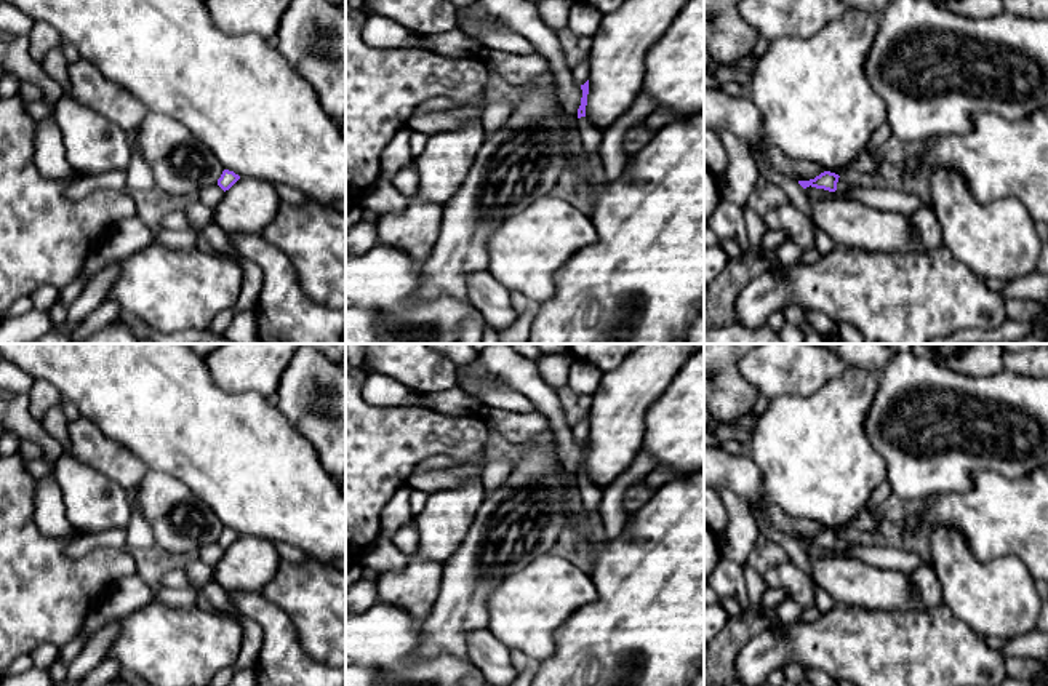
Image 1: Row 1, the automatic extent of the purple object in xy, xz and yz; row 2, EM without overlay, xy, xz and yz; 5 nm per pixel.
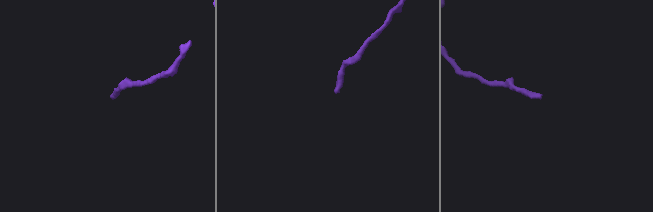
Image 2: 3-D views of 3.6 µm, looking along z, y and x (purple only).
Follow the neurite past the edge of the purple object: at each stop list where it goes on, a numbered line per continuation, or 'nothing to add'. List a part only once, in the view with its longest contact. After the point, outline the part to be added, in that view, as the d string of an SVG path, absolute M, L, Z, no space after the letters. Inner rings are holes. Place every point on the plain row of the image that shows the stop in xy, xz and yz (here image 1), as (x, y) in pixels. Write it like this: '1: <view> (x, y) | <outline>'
1: yz (844, 542) | M838 536L837 548L838 550L846 550L846 548L853 548L856 544L858 544L858 540L854 537Z

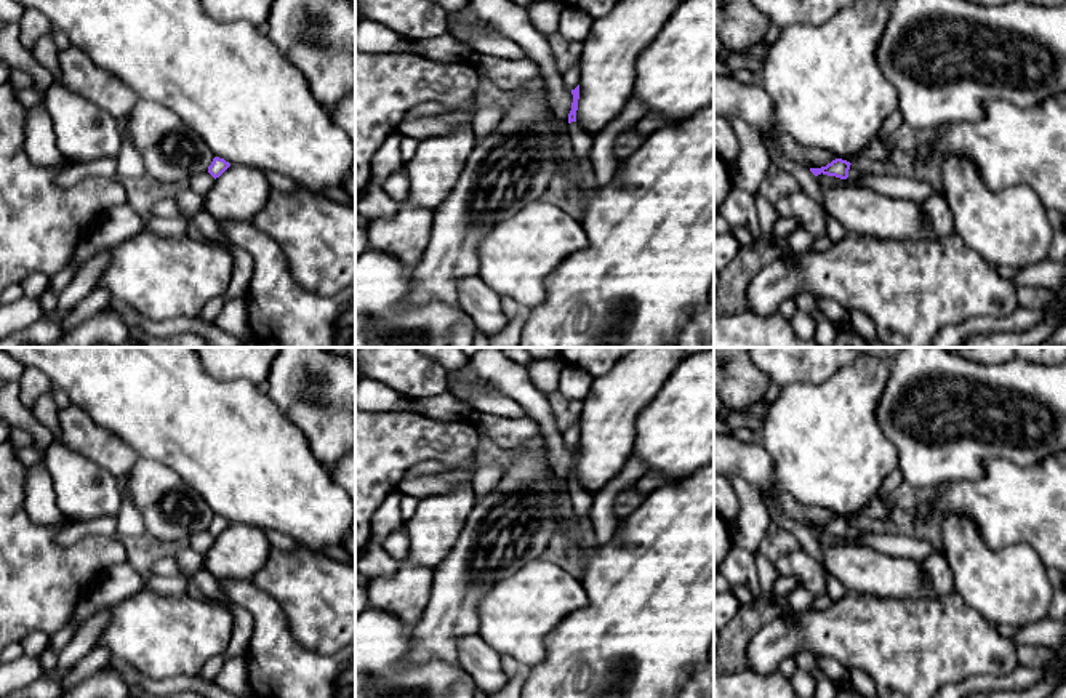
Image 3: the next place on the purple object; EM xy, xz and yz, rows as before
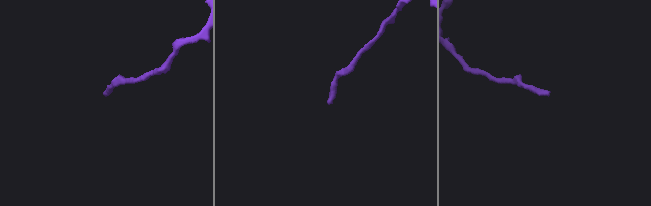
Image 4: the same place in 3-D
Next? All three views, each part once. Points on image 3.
1: yz (855, 530) | M850 524L848 536L850 538L858 538L858 536L864 536L868 532L869 532L869 528L866 525Z

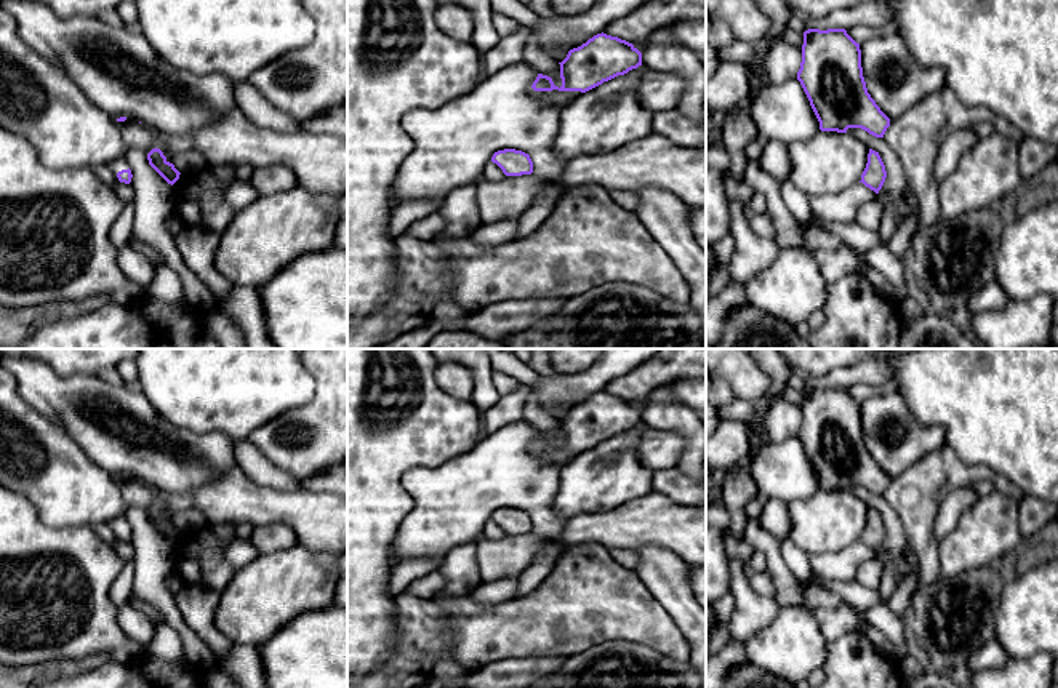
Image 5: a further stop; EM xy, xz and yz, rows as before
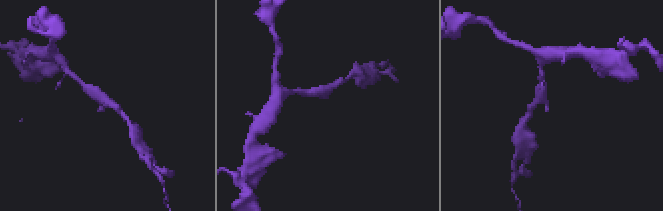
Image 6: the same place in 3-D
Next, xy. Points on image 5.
1: xy (117, 524) | M122 515L122 517L110 520L109 526L114 533L117 533L118 530L128 528L130 525L128 525L126 518Z

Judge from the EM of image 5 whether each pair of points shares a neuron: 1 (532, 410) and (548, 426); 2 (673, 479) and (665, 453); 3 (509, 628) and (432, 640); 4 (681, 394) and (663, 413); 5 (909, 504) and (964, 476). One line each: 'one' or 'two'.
1: one
2: two
3: one
4: two
5: one

